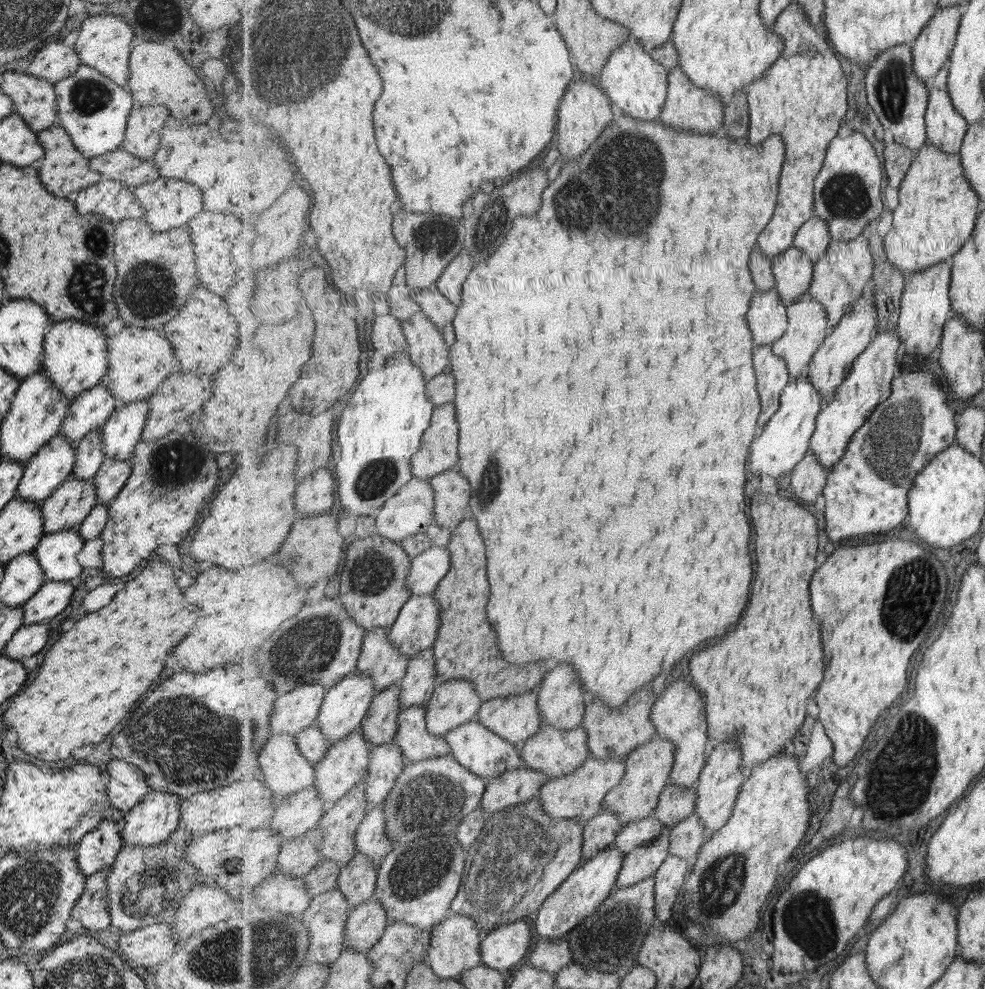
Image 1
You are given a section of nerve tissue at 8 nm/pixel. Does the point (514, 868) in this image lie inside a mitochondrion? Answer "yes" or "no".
yes

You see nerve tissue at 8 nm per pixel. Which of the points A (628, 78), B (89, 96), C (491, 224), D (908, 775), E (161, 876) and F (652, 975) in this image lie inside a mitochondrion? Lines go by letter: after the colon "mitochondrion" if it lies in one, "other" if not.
A: other
B: mitochondrion
C: mitochondrion
D: mitochondrion
E: mitochondrion
F: other

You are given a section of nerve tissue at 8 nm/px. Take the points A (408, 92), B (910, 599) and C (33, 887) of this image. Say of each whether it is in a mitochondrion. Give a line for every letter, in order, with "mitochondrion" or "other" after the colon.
A: other
B: mitochondrion
C: mitochondrion

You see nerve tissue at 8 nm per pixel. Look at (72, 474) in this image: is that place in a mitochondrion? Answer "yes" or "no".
no

